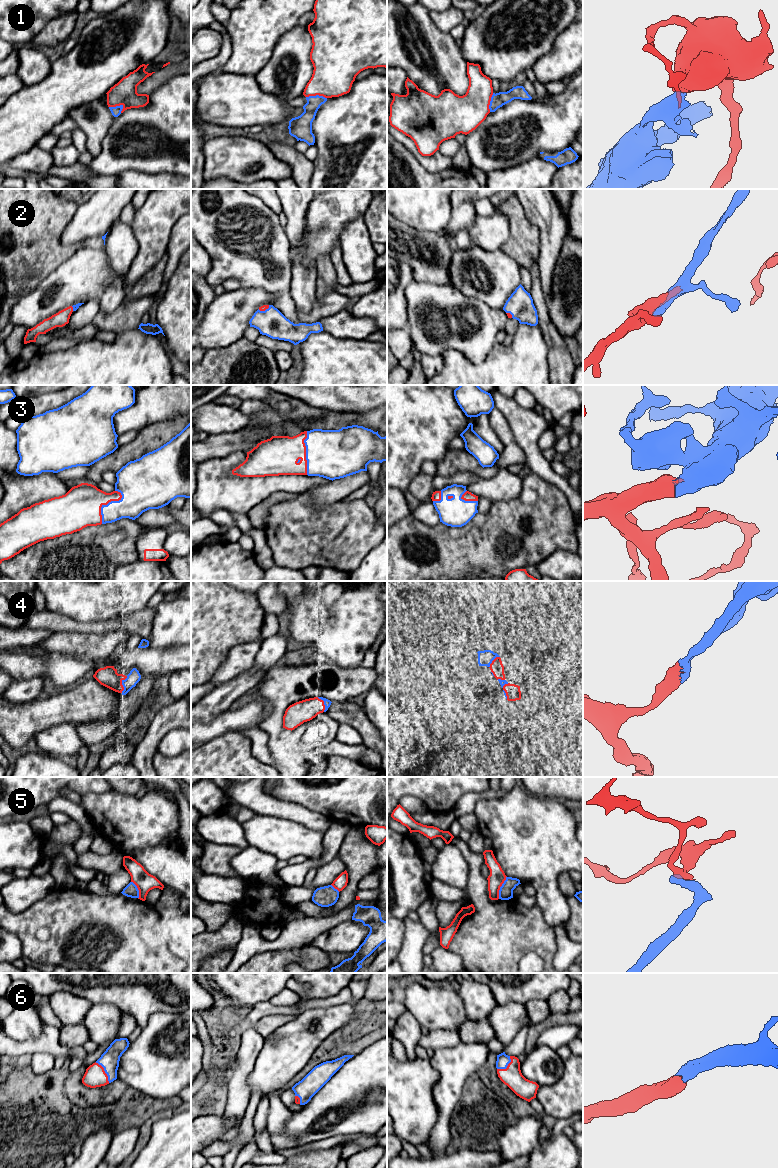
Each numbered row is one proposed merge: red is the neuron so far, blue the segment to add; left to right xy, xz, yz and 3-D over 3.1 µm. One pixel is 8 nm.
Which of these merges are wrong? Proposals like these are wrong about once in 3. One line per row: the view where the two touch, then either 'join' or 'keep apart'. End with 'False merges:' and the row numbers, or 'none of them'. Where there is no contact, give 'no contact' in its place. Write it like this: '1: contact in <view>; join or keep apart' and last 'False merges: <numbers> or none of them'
1: contact in xy; keep apart
2: contact in xz; join
3: contact in xy; join
4: contact in xy; join
5: contact in yz; keep apart
6: contact in xy; join
False merges: 1, 5

